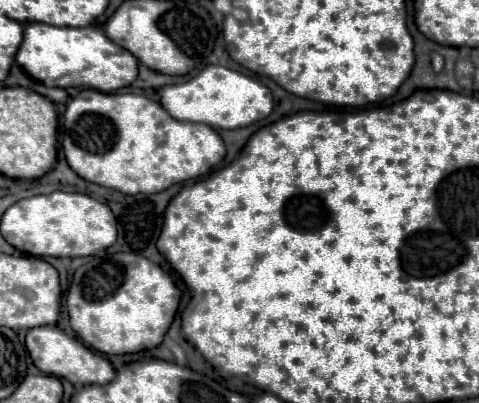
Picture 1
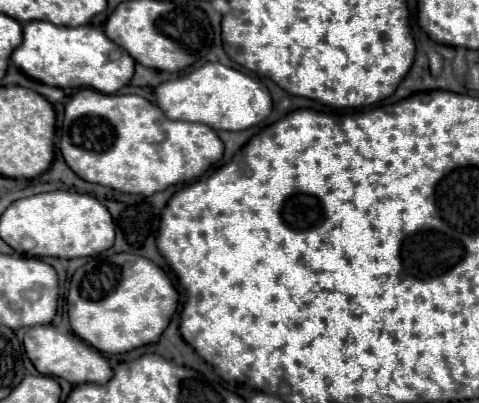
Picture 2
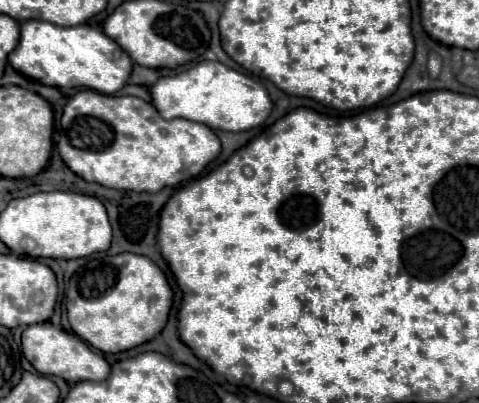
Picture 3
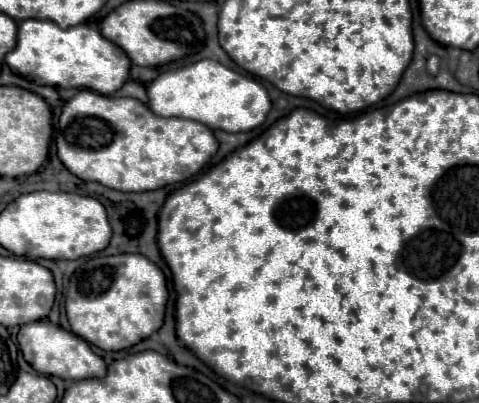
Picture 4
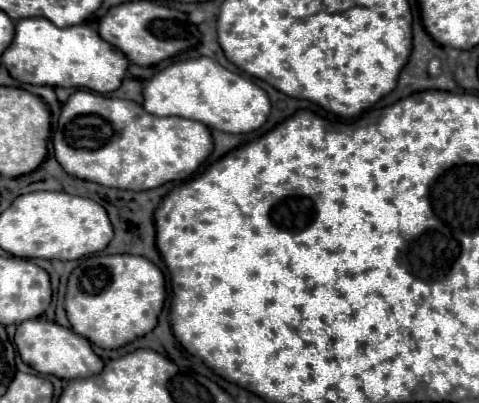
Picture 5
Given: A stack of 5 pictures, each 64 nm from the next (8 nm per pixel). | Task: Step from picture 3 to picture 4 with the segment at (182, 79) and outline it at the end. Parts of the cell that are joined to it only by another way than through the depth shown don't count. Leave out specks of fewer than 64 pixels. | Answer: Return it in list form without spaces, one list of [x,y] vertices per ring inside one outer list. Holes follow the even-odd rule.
[[[198,60],[178,70],[162,72],[148,86],[148,108],[156,116],[178,116],[206,124],[212,130],[248,132],[260,126],[270,112],[270,98],[254,78],[238,74],[216,60]]]

